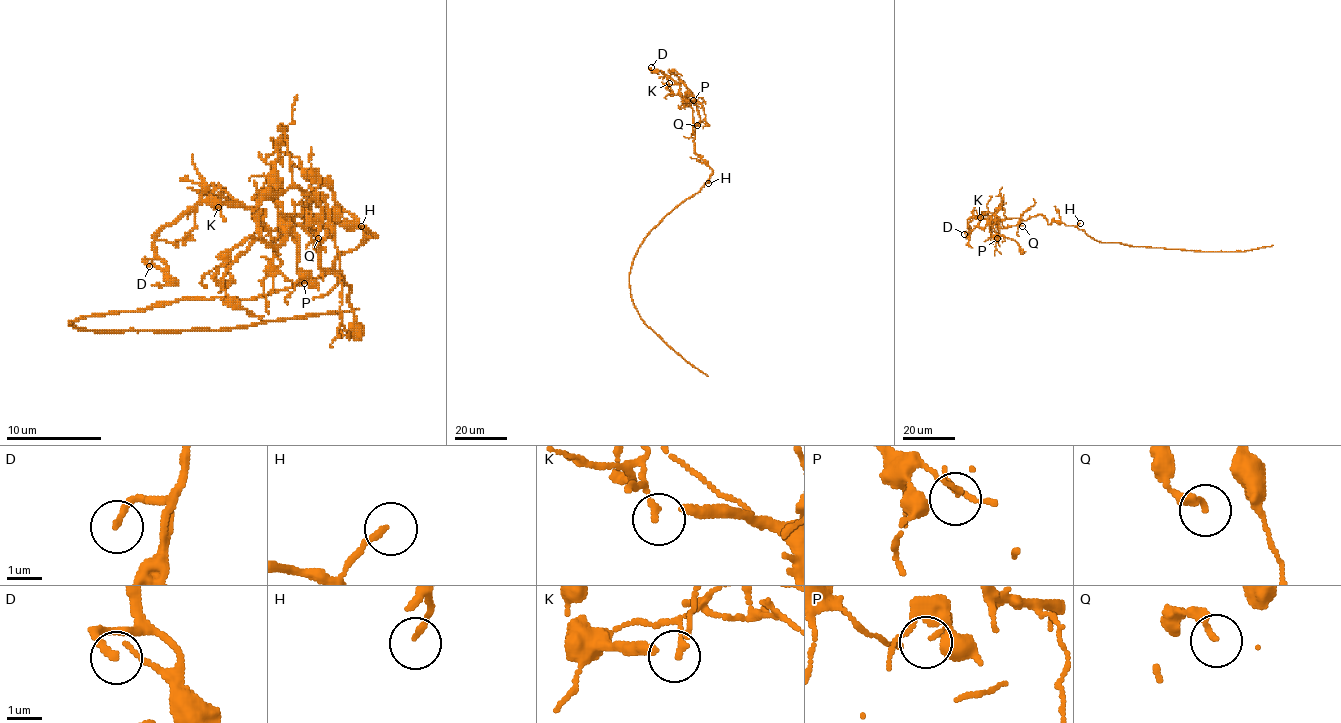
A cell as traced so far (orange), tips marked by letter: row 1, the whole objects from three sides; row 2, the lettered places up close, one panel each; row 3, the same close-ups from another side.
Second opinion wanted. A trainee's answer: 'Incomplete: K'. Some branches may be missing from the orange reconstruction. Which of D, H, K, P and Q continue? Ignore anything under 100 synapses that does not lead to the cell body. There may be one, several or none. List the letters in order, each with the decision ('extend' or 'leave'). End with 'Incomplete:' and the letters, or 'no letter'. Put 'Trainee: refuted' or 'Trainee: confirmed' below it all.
D: extend
H: leave
K: leave
P: leave
Q: leave
Incomplete: D
Trainee: refuted

